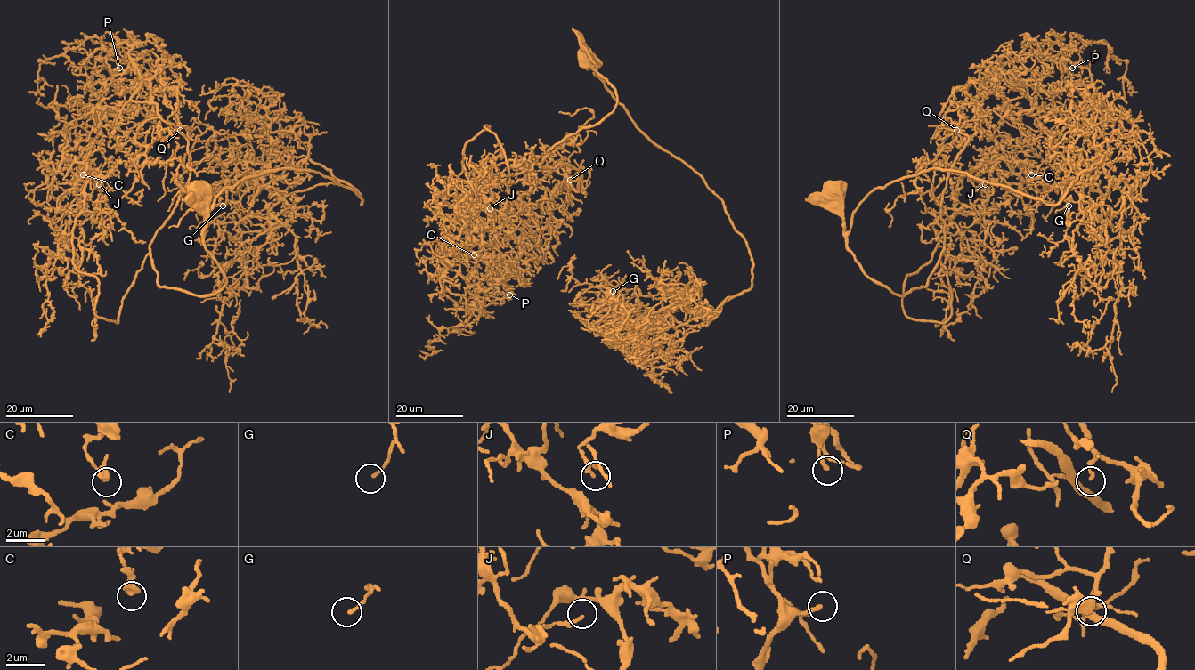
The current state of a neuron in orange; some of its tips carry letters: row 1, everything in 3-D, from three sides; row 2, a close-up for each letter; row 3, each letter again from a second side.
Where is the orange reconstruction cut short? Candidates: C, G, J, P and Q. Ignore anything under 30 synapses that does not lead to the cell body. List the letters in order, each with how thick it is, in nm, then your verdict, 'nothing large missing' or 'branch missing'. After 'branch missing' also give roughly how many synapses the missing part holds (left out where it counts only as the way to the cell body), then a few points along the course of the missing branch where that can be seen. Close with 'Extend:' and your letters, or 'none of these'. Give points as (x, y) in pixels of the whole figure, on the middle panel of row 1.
C: calibre 400 nm; nothing large missing
G: calibre 140 nm; nothing large missing
J: calibre 130 nm; nothing large missing
P: calibre 180 nm; nothing large missing
Q: calibre 190 nm; nothing large missing
Extend: none of these

